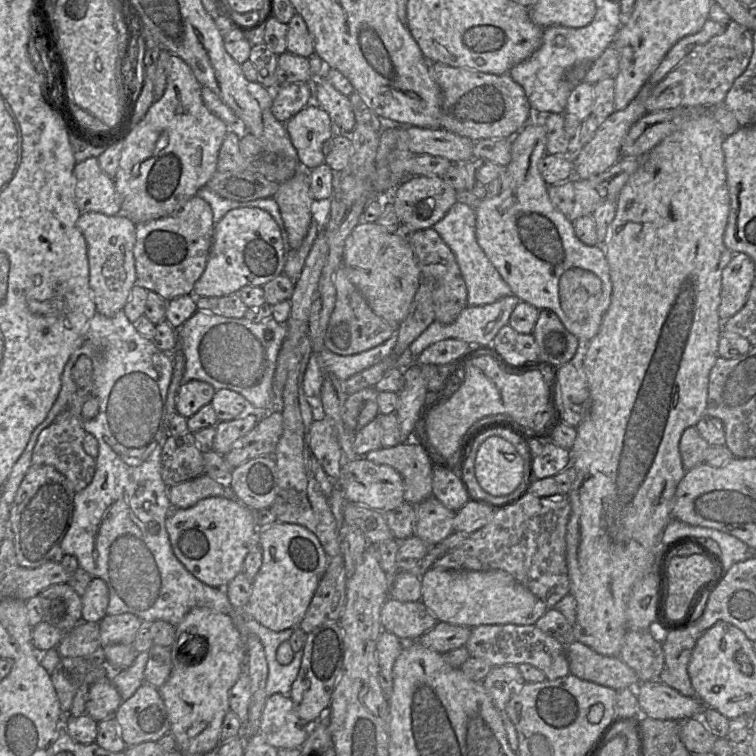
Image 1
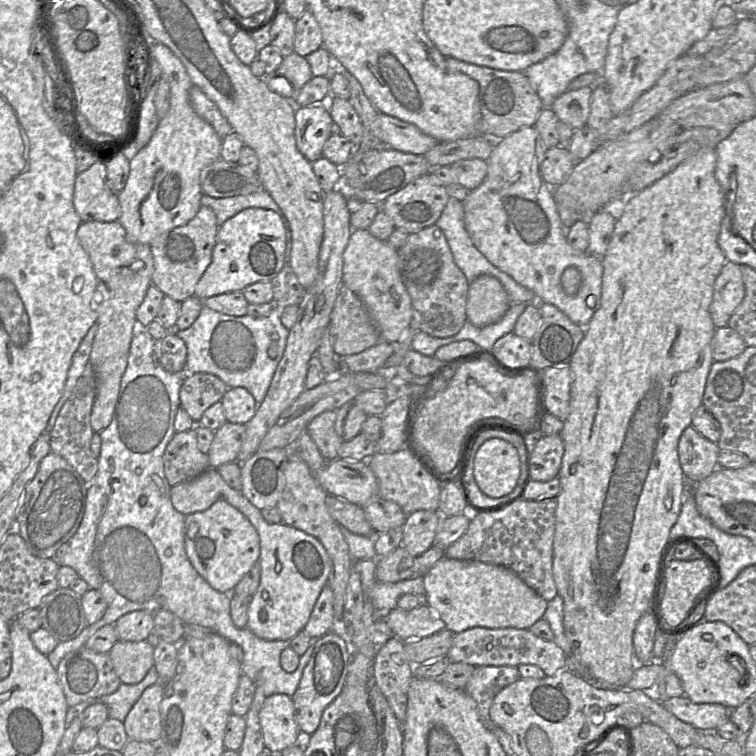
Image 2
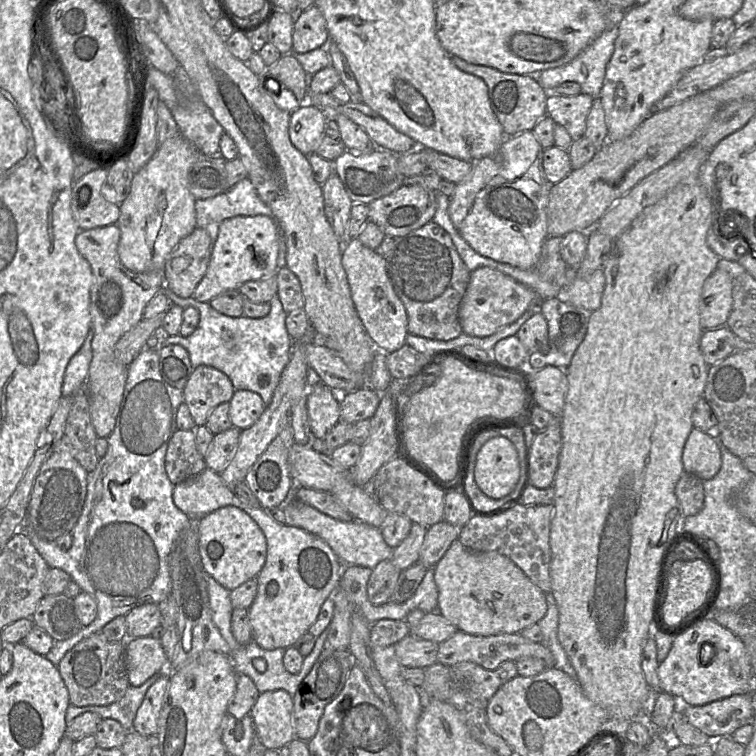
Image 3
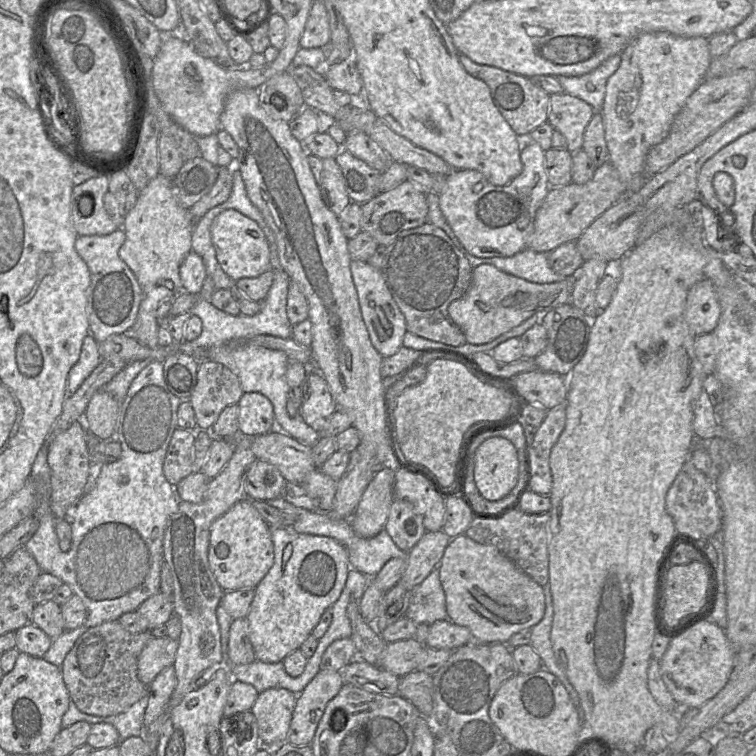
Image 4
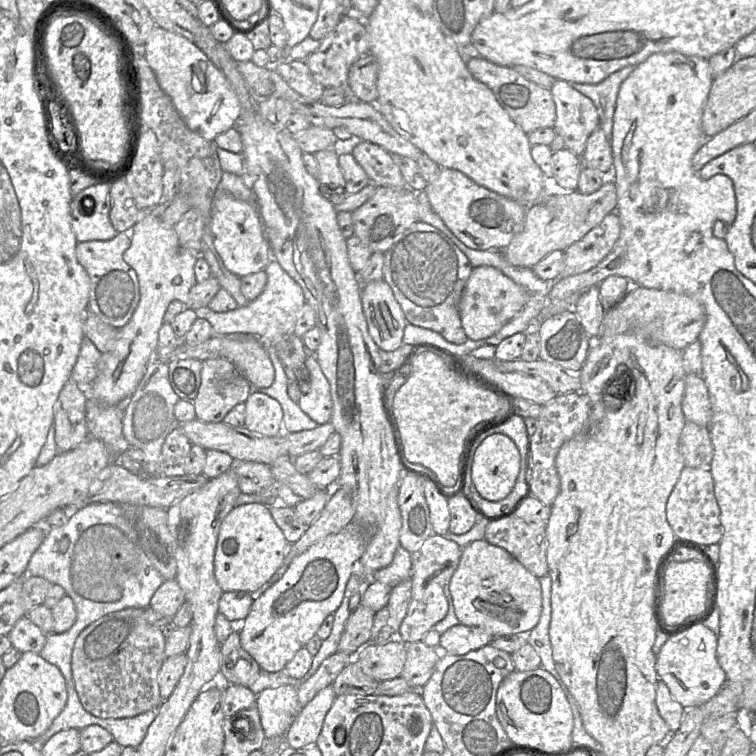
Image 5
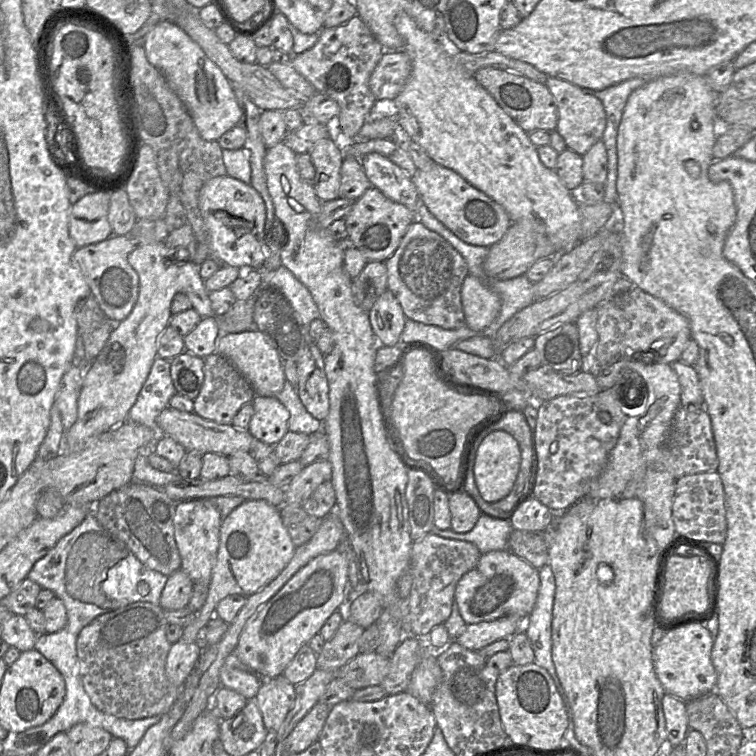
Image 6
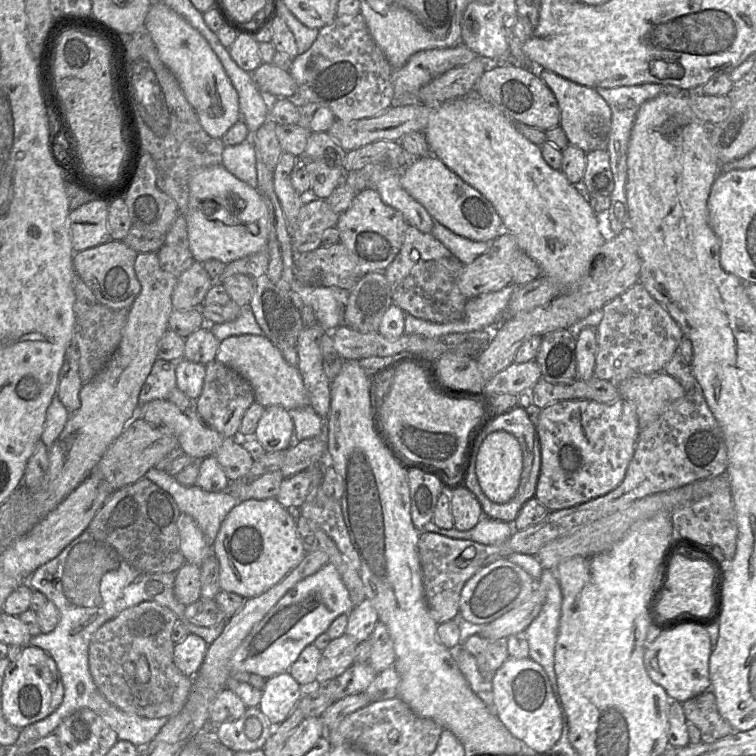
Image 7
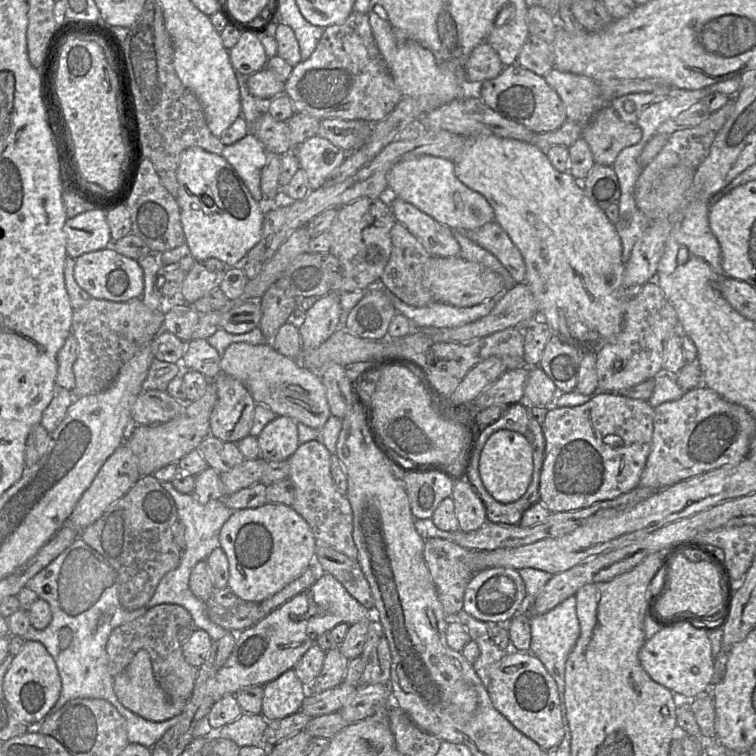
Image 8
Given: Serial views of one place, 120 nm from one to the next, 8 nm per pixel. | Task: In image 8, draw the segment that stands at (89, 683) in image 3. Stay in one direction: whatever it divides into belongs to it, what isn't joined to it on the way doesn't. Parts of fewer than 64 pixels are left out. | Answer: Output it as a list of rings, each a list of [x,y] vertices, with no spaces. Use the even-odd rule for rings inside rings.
[[[160,604],[144,615],[114,628],[106,643],[110,674],[115,677],[130,664],[139,650],[146,650],[150,655],[155,679],[167,697],[172,703],[187,703],[194,690],[198,668],[186,661],[182,645],[177,639],[177,633],[183,627],[193,627],[189,611],[176,604]]]

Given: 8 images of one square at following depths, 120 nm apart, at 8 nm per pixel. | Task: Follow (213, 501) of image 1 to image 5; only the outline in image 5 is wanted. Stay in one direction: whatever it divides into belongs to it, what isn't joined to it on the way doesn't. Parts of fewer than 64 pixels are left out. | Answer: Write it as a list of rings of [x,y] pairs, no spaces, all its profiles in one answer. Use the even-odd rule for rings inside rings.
[[[261,503],[236,506],[223,520],[214,556],[214,573],[223,592],[241,591],[259,594],[283,564],[291,544],[274,521],[269,508]]]

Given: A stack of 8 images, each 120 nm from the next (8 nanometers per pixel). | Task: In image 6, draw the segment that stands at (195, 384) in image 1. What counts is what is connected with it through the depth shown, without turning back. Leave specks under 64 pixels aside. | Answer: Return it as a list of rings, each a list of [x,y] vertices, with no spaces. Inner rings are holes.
[[[215,352],[204,358],[204,381],[198,396],[193,400],[193,412],[217,424],[231,425],[242,406],[251,403],[255,396],[247,379],[226,357]]]

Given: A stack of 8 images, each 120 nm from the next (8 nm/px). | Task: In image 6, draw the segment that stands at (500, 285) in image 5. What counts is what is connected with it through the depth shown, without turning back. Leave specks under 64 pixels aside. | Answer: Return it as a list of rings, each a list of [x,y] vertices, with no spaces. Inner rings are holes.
[[[472,275],[463,281],[461,302],[465,324],[474,331],[482,331],[492,324],[501,309],[499,295]]]

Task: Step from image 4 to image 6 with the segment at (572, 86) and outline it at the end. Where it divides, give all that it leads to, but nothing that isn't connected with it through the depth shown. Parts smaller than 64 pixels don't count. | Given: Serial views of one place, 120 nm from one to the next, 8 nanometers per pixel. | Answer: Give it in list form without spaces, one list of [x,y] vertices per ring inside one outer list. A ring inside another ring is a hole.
[[[631,78],[603,90],[583,89],[586,94],[595,96],[602,102],[607,118],[602,142],[607,150],[608,174],[603,185],[605,188],[605,201],[614,207],[614,220],[605,224],[603,229],[606,231],[620,232],[617,192],[617,135],[619,125],[629,96],[647,81],[642,78]]]

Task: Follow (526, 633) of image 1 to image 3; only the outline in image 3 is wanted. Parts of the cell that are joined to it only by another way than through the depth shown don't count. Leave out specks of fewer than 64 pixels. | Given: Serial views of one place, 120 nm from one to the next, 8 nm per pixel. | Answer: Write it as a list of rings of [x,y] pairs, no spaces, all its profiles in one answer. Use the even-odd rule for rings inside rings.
[[[456,631],[451,637],[439,644],[437,662],[449,667],[460,662],[474,662],[486,670],[495,670],[505,661],[516,662],[525,657],[541,659],[546,668],[555,668],[555,659],[552,653],[541,643],[532,642],[523,637],[521,633],[481,636]]]

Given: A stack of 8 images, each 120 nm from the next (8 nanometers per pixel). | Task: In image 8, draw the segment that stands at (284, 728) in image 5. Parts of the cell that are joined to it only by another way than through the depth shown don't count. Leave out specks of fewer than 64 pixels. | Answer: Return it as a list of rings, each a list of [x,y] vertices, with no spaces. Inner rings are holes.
[[[294,668],[285,671],[263,687],[261,714],[268,722],[298,712],[308,695],[308,688],[298,678]]]

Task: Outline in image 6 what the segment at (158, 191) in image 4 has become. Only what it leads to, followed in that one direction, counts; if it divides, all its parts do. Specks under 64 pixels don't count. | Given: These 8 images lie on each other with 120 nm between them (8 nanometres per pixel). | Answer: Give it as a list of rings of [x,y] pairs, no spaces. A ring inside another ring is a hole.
[[[164,242],[155,244],[136,245],[128,256],[128,262],[139,277],[139,294],[130,314],[121,322],[114,324],[106,345],[99,355],[90,363],[84,364],[83,385],[78,397],[77,420],[63,437],[63,454],[78,453],[89,446],[92,440],[110,429],[128,420],[131,407],[137,400],[138,394],[146,381],[154,360],[158,357],[158,340],[169,325],[172,317],[171,303],[177,293],[184,293],[189,298],[192,308],[203,317],[216,317],[211,301],[199,275],[199,265],[195,262],[175,261],[170,259],[170,251]]]

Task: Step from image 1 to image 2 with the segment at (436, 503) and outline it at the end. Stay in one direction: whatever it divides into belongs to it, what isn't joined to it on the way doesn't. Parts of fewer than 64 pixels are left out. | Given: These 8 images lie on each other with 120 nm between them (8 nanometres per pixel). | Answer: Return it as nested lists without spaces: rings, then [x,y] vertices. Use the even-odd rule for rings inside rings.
[[[417,510],[407,515],[402,527],[402,546],[413,557],[432,545],[443,516],[439,511]]]

